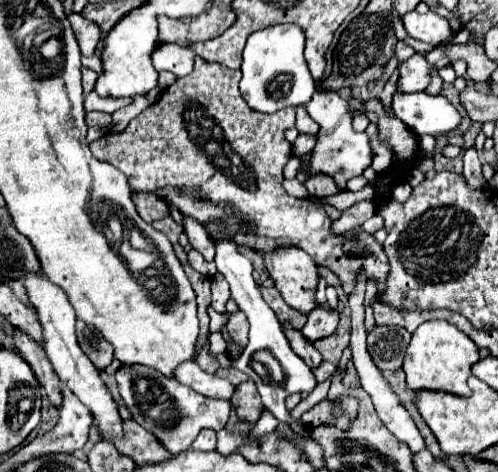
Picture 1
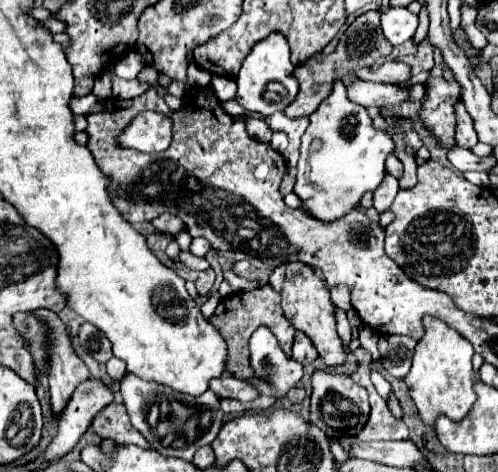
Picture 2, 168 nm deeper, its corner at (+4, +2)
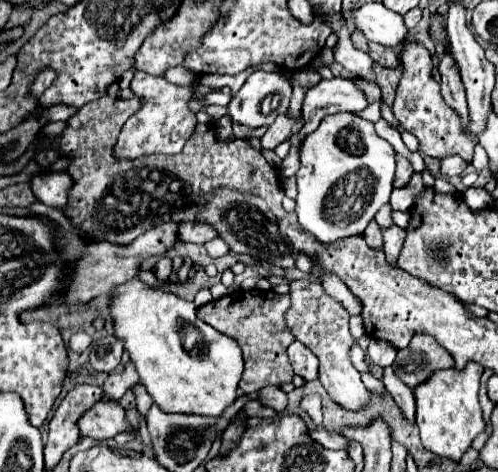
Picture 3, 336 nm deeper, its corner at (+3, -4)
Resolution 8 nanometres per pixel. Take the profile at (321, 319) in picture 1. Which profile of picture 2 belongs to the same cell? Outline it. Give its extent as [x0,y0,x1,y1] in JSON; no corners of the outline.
[292,331,318,363]

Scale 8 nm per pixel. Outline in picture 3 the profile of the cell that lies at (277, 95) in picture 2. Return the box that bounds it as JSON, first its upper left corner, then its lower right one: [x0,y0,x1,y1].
[227,71,291,127]

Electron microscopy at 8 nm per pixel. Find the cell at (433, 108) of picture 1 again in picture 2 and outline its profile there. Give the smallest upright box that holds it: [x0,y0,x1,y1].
[348,79,410,107]

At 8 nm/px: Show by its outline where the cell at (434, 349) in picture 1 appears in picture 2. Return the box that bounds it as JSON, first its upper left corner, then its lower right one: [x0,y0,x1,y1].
[404,315,476,425]

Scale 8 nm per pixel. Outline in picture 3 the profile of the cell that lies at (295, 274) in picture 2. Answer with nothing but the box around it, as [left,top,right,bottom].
[287,281,371,411]

